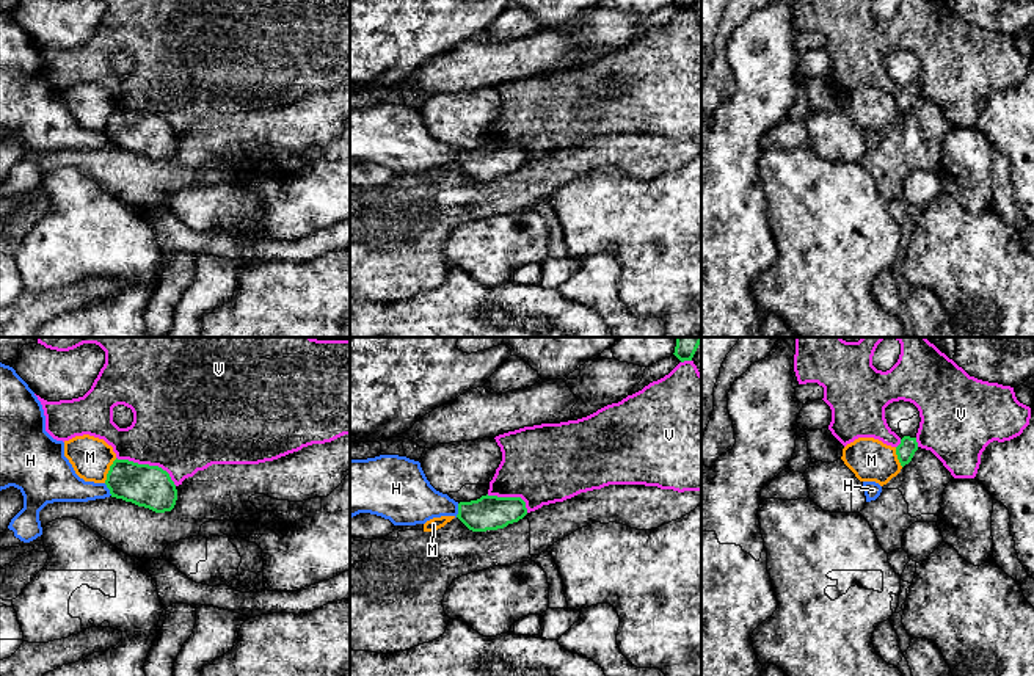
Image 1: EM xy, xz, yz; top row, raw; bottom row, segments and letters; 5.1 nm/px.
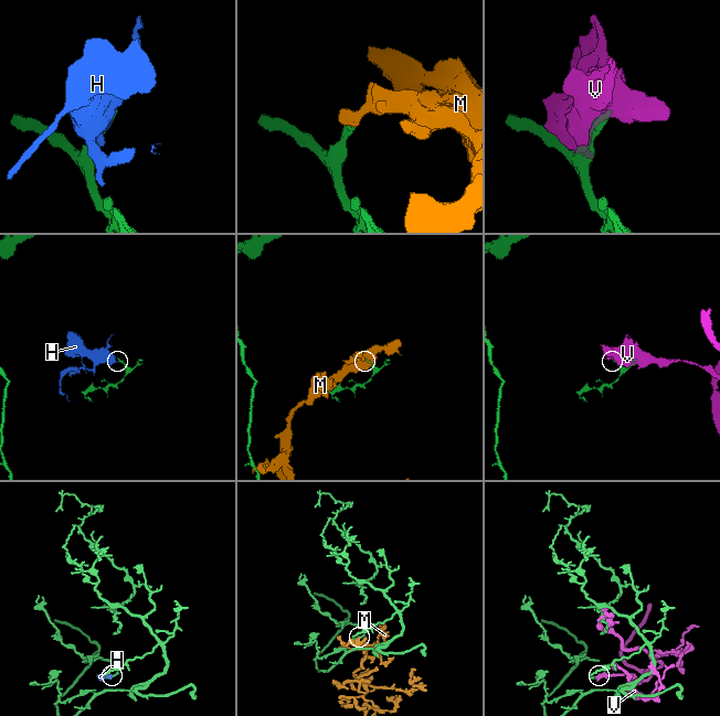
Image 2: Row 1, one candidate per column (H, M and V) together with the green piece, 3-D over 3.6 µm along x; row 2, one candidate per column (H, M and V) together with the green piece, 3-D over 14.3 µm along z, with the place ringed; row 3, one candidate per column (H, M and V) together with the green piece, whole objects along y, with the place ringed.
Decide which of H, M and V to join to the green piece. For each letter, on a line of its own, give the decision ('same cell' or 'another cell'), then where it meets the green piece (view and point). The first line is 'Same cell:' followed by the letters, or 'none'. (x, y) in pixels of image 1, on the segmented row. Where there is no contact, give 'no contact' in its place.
Same cell: none
H: another cell; contact xz (458, 510)
M: another cell; contact xy (109, 471)
V: another cell; contact xy (148, 465)

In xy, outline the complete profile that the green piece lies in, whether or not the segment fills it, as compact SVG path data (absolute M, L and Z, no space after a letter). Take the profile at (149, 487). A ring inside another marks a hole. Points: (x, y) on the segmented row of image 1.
M115 460L105 480L111 497L132 502L155 513L171 511L177 489L169 474L158 466Z

